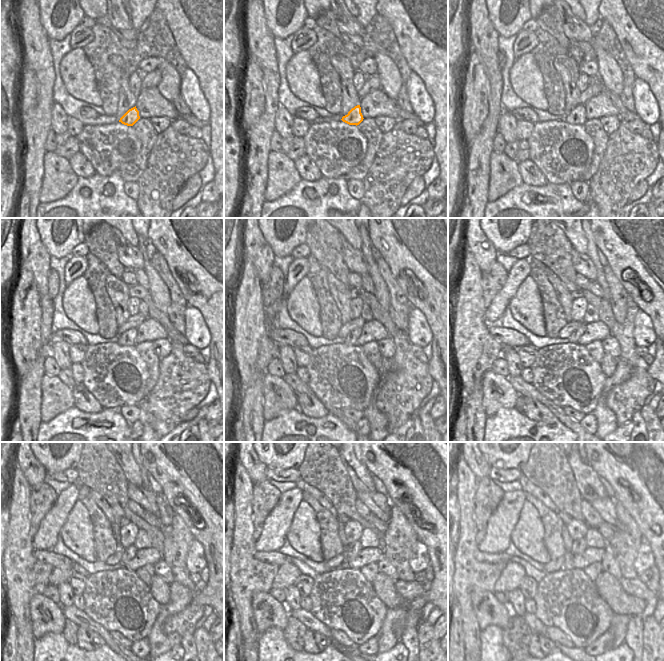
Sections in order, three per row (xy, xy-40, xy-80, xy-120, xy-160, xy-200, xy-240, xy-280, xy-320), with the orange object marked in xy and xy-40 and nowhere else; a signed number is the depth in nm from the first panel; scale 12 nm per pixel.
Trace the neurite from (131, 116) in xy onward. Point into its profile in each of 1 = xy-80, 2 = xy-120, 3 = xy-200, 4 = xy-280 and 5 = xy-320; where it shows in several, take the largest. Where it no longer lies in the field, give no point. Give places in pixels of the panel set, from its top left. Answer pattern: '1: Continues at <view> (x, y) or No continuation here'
1: Continues at xy-80 (577, 116)
2: Continues at xy-120 (127, 338)
3: Continues at xy-200 (574, 337)
4: Continues at xy-280 (354, 548)
5: Continues at xy-320 (580, 545)

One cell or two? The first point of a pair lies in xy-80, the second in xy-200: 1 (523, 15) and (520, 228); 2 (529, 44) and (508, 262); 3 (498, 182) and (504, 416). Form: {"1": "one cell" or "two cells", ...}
{"1": "one cell", "2": "two cells", "3": "two cells"}

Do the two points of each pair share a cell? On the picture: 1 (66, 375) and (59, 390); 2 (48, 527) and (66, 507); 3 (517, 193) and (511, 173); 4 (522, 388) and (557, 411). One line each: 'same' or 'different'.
1: different
2: same
3: different
4: same

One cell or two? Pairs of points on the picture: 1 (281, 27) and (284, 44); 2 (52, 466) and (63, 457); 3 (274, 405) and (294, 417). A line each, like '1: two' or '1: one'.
1: two
2: one
3: two

